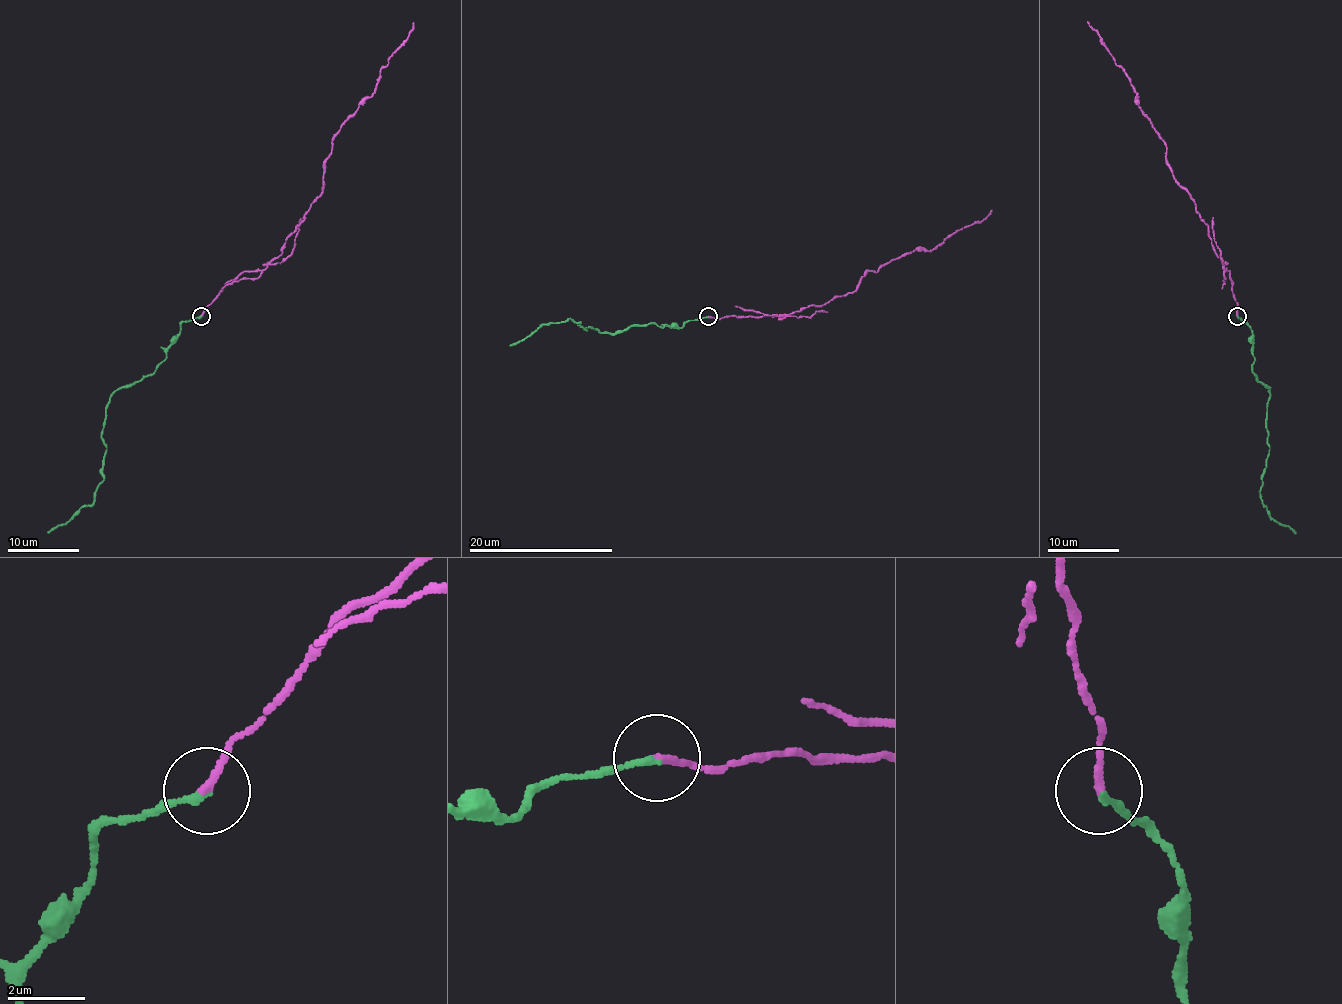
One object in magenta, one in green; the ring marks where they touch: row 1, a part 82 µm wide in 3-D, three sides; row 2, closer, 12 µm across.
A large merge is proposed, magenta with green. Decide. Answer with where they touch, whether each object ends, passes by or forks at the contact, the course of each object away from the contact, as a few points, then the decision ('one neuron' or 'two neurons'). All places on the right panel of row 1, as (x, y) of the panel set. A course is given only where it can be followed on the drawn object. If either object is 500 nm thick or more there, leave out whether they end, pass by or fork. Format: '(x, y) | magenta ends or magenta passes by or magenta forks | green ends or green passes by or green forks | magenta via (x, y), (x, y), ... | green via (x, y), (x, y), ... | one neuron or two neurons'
(1237, 316) | magenta ends | green ends | magenta via (1237, 315), (1230, 272), (1213, 251), (1194, 199), (1167, 163), (1164, 139), (1139, 105), (1124, 68), (1087, 21) | green via (1237, 315), (1252, 335), (1253, 373), (1268, 388), (1269, 455), (1260, 491), (1262, 502), (1269, 515), (1296, 533) | two neurons

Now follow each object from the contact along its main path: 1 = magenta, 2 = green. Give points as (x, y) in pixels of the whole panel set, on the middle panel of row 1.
1: (708, 317), (778, 315), (846, 296), (867, 271), (916, 250), (930, 250), (991, 209)
2: (708, 317), (680, 328), (646, 324), (610, 333), (589, 327), (584, 330), (571, 319), (543, 324), (510, 346)

